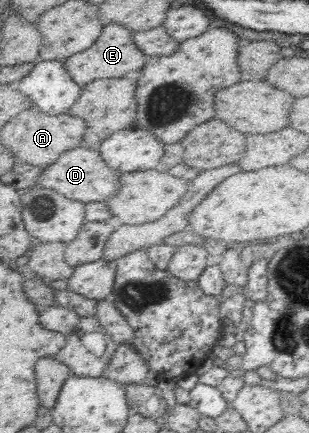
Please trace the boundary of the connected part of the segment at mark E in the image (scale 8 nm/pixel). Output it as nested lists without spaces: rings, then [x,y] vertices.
[[[106,22],[104,32],[88,50],[84,50],[76,56],[70,56],[66,60],[66,68],[72,76],[72,80],[76,80],[78,84],[88,84],[98,78],[120,78],[132,70],[144,68],[146,56],[142,54],[140,47],[134,44],[135,40],[132,38],[132,34],[134,32],[130,32],[130,29],[122,24]]]

